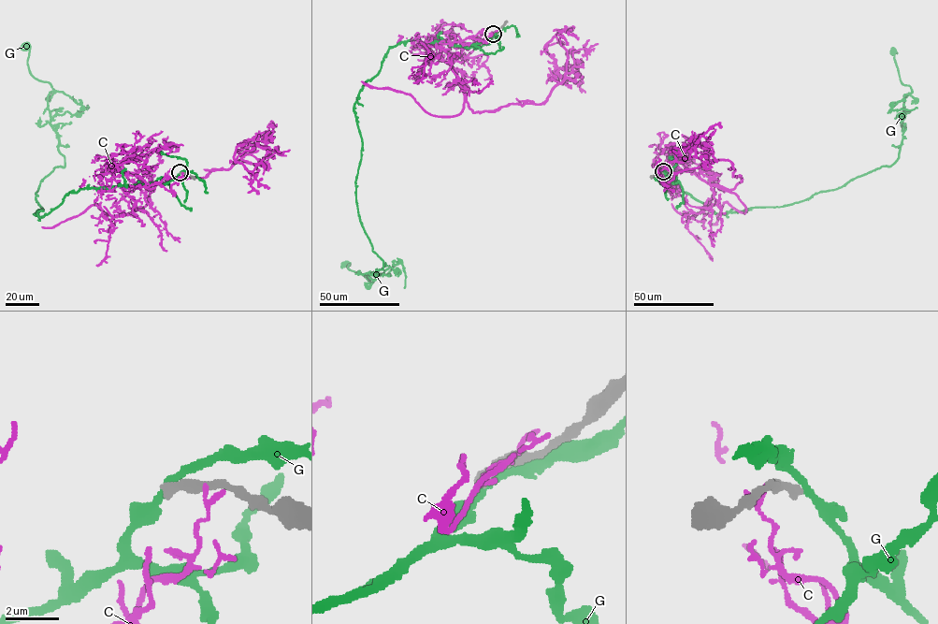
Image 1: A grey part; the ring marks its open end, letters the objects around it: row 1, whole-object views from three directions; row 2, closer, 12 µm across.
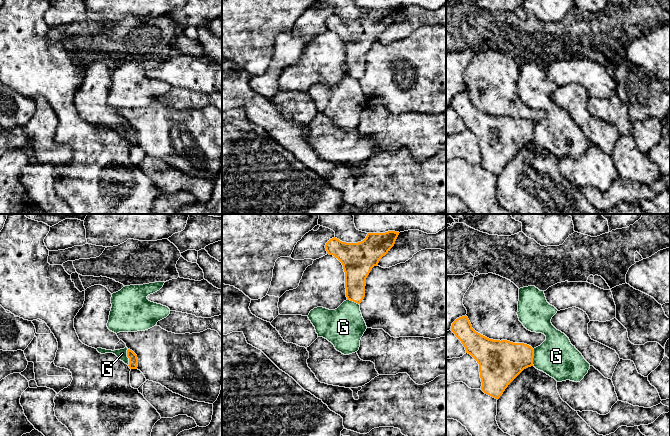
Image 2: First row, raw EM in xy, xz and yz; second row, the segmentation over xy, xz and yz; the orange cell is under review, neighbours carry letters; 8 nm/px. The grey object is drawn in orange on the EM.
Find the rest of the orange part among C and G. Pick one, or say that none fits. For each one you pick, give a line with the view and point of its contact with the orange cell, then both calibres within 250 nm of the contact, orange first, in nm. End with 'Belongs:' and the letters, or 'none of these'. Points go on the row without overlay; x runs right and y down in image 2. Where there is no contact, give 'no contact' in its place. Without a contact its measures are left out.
Belongs: none of these

